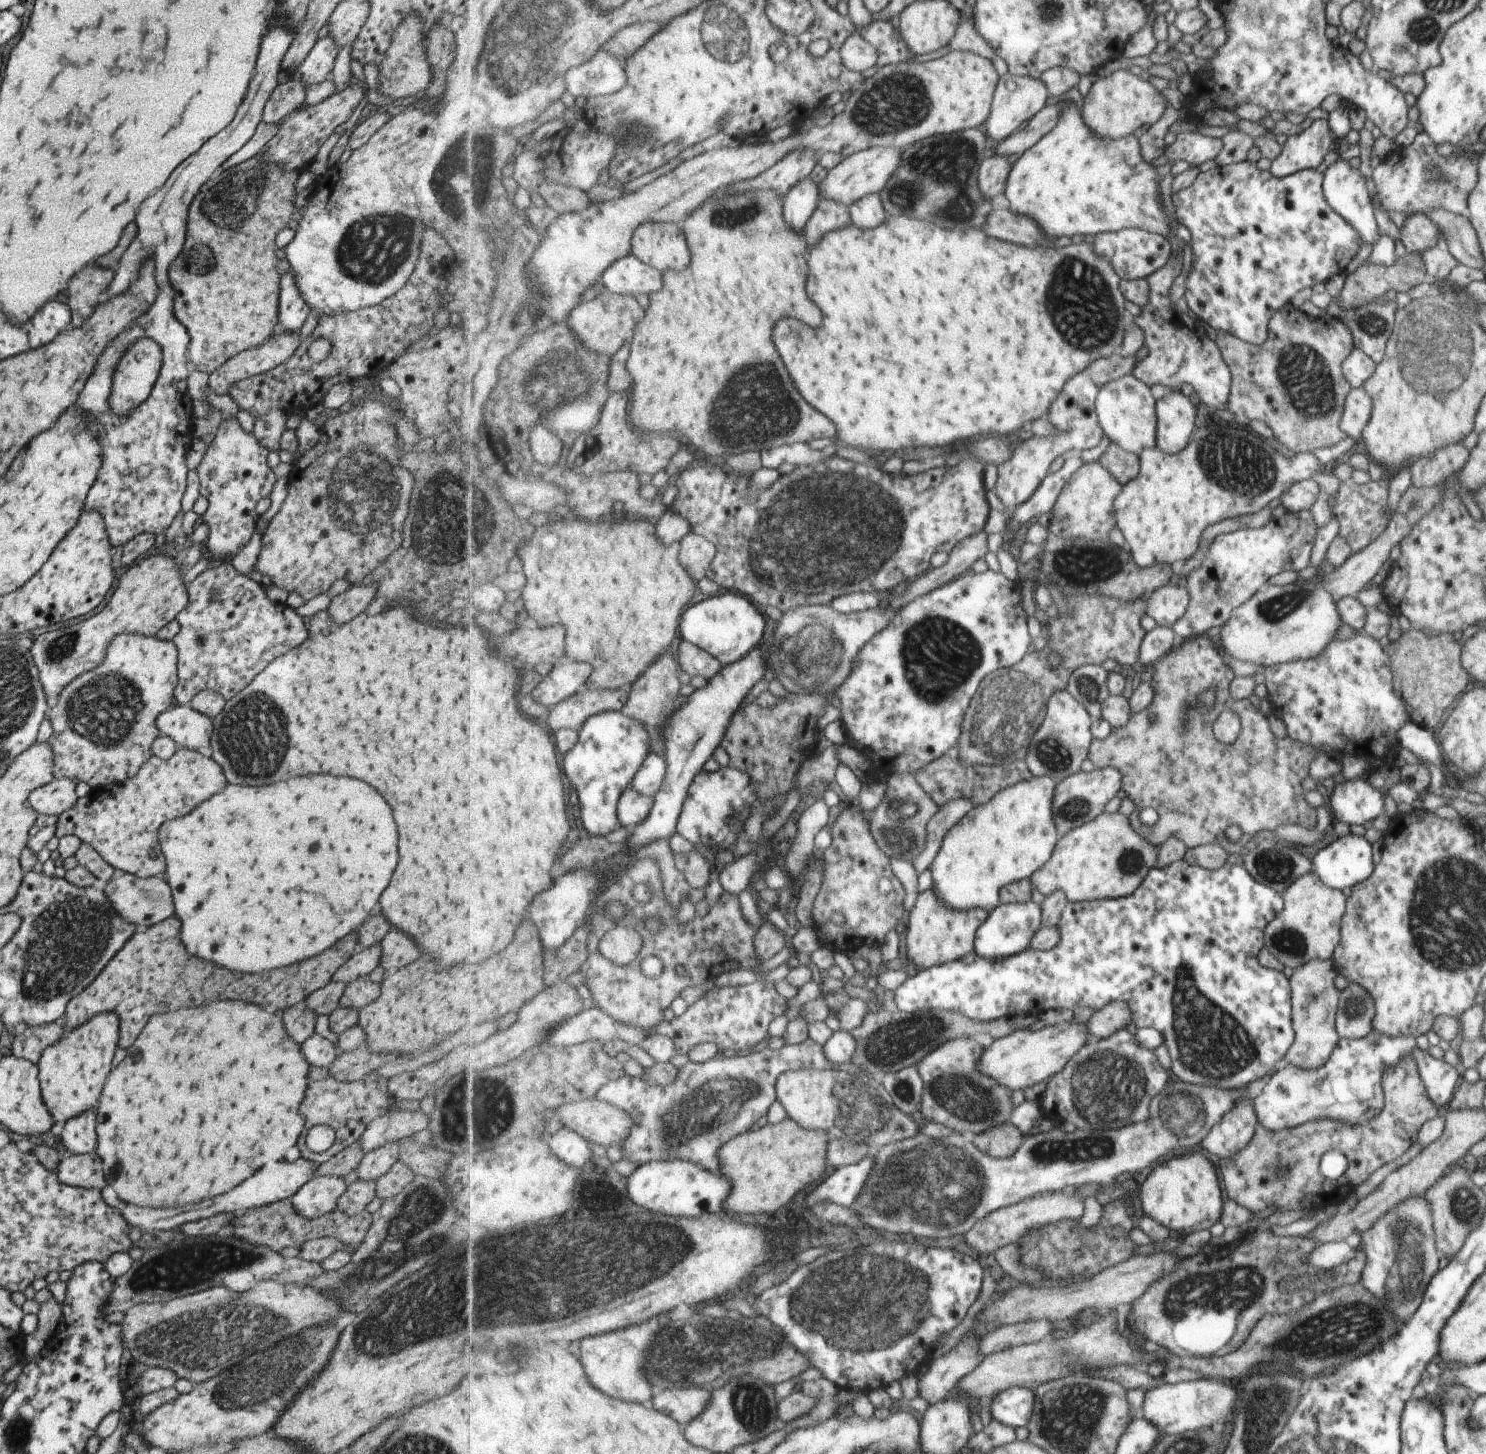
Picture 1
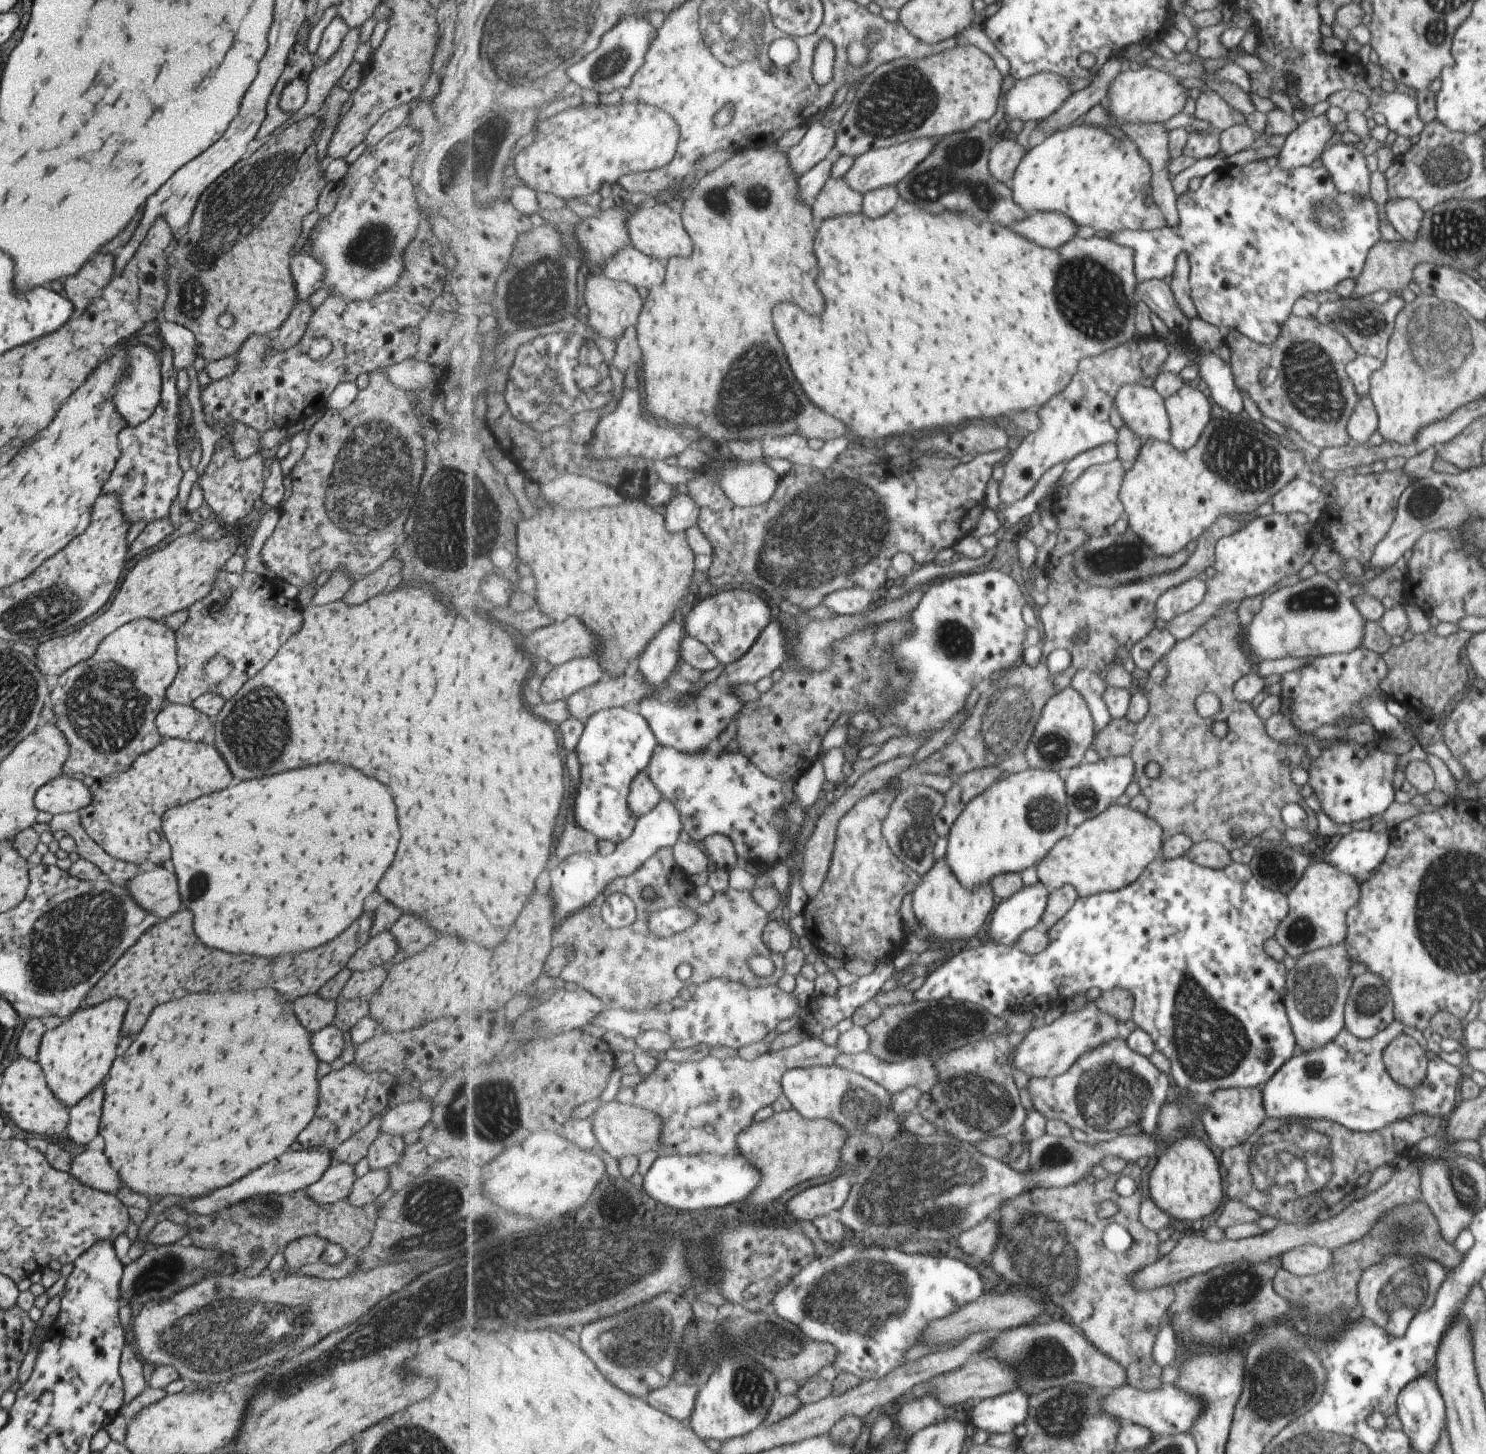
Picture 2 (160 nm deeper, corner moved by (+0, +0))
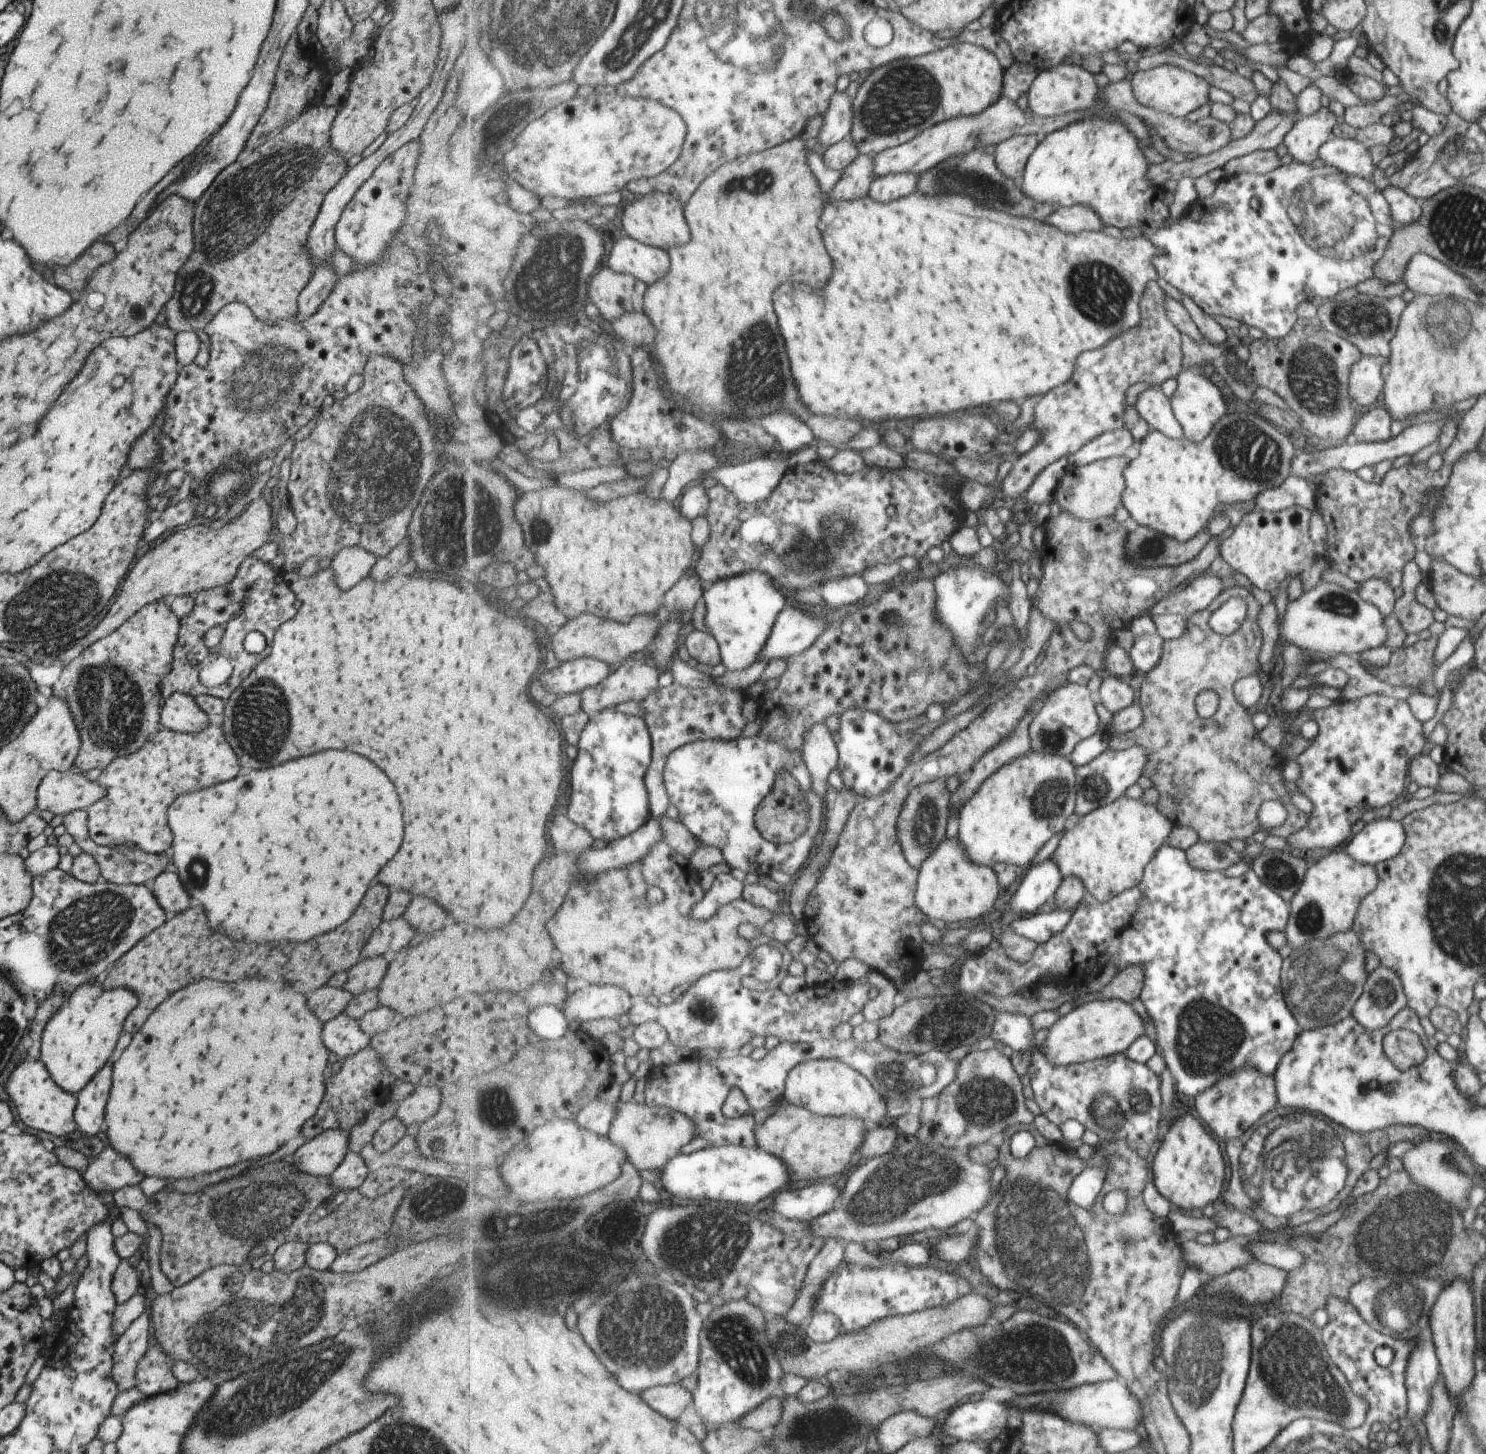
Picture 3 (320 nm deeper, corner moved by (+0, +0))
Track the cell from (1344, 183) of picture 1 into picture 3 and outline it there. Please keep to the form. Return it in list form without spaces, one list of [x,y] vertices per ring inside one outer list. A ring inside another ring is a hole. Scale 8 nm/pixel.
[[[1328,138],[1320,146],[1320,159],[1324,164],[1337,168],[1344,176],[1369,179],[1373,170],[1369,150],[1355,139]]]

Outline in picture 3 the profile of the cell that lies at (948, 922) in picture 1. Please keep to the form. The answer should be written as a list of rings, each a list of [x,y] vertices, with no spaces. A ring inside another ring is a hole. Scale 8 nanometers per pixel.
[[[956,835],[945,839],[923,861],[918,878],[916,903],[928,920],[938,924],[975,921],[995,906],[1001,887],[994,867],[973,862]]]

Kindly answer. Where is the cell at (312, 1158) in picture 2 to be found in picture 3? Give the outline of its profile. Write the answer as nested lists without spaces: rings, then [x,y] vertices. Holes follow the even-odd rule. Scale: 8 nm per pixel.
[[[324,1130],[307,1140],[289,1157],[291,1164],[311,1176],[330,1176],[348,1150],[348,1133]]]

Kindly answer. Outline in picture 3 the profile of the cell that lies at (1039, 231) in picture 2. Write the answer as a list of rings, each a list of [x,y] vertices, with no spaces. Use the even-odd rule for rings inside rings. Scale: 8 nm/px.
[[[1087,205],[1061,206],[1045,222],[1066,233],[1075,234],[1083,231],[1101,231],[1106,226],[1101,215]]]

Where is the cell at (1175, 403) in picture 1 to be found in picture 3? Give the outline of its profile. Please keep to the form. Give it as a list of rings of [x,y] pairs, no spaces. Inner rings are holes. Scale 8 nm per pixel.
[[[1180,370],[1176,376],[1176,388],[1170,396],[1177,422],[1183,427],[1183,436],[1190,441],[1201,441],[1215,428],[1215,422],[1225,414],[1225,402],[1219,390],[1196,370]]]

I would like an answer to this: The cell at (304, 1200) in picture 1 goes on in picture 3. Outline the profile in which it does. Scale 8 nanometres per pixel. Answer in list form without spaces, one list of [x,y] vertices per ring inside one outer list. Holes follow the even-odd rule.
[[[349,1150],[339,1166],[330,1174],[330,1185],[340,1189],[358,1189],[366,1177],[367,1167],[359,1153]]]

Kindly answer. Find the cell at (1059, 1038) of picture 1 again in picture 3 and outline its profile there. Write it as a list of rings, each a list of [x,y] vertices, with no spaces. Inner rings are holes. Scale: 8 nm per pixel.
[[[1099,997],[1098,999],[1093,999],[1092,1001],[1088,1001],[1083,1003],[1082,1005],[1073,1009],[1070,1013],[1067,1013],[1064,1017],[1060,1017],[1057,1022],[1055,1022],[1050,1028],[1049,1032],[1047,1033],[1047,1038],[1045,1040],[1045,1044],[1041,1047],[1041,1050],[1047,1055],[1047,1058],[1057,1066],[1069,1066],[1069,1065],[1076,1065],[1077,1063],[1084,1063],[1087,1061],[1095,1061],[1097,1059],[1102,1059],[1103,1057],[1108,1057],[1117,1053],[1126,1053],[1129,1050],[1129,1046],[1132,1045],[1133,1041],[1136,1041],[1141,1035],[1144,1035],[1145,1028],[1143,1024],[1146,1023],[1145,1016],[1142,1013],[1136,1013],[1133,1011],[1133,1008],[1128,1002],[1125,1002],[1121,999],[1105,999]]]

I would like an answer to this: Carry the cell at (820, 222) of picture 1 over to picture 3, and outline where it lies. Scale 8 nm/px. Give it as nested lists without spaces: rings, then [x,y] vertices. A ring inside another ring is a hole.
[[[860,155],[842,172],[835,190],[825,196],[827,203],[835,200],[855,200],[870,194],[870,188],[876,178],[874,155]]]

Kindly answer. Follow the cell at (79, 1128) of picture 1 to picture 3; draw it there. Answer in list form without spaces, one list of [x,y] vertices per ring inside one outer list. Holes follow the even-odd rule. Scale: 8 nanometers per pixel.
[[[109,1059],[81,1090],[75,1094],[73,1120],[79,1132],[92,1137],[103,1129],[103,1106],[111,1086],[111,1060]]]

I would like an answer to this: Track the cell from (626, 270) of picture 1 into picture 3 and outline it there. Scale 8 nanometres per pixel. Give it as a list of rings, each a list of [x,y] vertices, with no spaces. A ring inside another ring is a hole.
[[[619,234],[613,244],[608,265],[618,273],[636,276],[648,286],[660,281],[671,270],[670,251],[639,242],[627,234]]]

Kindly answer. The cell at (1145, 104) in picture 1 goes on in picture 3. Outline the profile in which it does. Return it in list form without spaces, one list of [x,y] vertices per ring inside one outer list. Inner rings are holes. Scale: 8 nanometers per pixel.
[[[1162,64],[1144,71],[1136,71],[1130,79],[1134,97],[1144,106],[1156,110],[1158,113],[1167,113],[1171,116],[1184,117],[1191,110],[1210,104],[1207,100],[1209,83],[1193,72],[1183,70],[1169,64]]]

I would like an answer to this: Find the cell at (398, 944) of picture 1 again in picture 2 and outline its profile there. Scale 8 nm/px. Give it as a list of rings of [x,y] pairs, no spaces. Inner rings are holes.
[[[415,914],[401,916],[391,926],[391,934],[395,936],[399,948],[409,954],[415,954],[417,950],[425,948],[435,938],[435,932],[429,928],[429,924]]]

